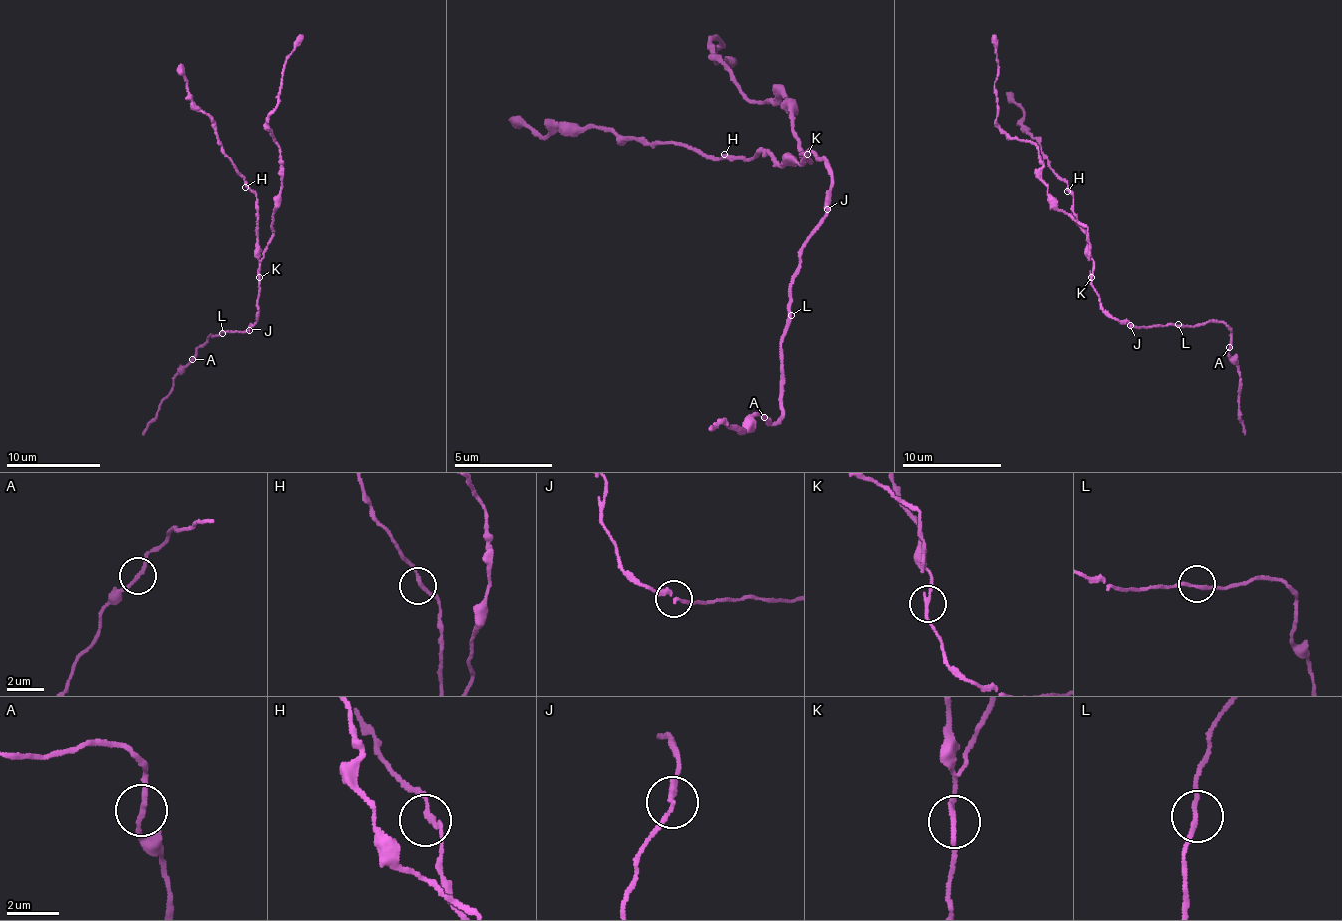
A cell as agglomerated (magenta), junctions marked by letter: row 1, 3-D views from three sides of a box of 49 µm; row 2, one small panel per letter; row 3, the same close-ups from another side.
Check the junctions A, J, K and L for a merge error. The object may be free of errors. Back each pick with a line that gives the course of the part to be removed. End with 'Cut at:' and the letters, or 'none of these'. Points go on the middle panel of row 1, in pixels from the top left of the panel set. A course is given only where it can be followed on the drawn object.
K: (806, 153), (780, 168), (759, 150), (709, 159), (602, 127), (560, 128), (542, 140), (510, 118)
Cut at: K

